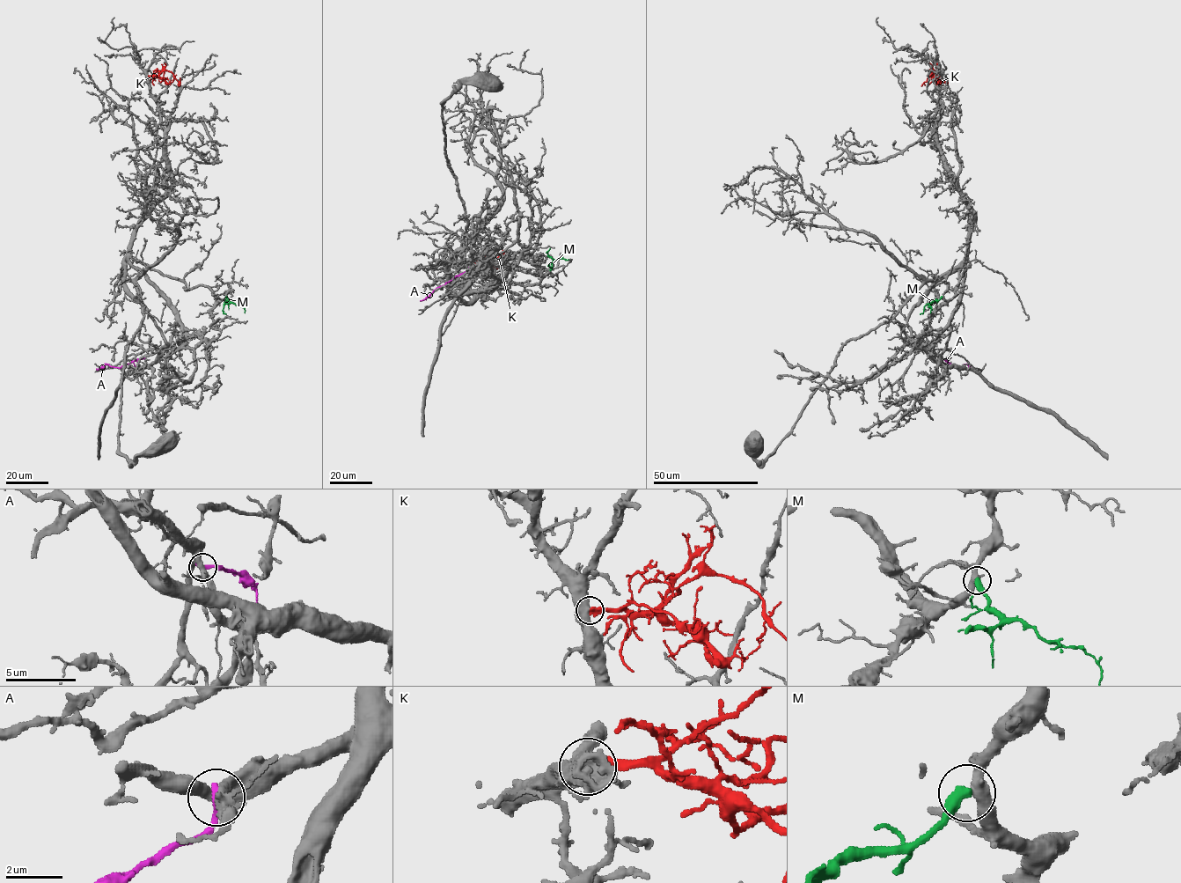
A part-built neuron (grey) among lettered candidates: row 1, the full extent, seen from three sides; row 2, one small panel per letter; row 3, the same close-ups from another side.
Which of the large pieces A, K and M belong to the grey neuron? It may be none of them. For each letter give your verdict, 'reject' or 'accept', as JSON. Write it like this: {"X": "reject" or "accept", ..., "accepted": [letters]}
{"A": "reject", "K": "reject", "M": "accept", "accepted": ["M"]}

